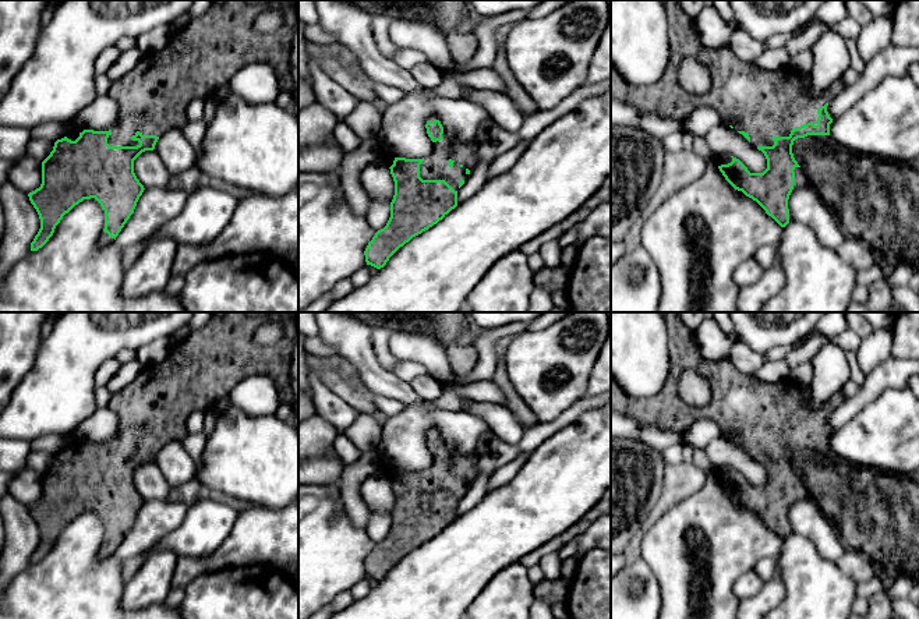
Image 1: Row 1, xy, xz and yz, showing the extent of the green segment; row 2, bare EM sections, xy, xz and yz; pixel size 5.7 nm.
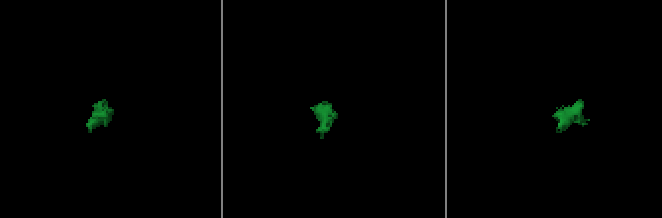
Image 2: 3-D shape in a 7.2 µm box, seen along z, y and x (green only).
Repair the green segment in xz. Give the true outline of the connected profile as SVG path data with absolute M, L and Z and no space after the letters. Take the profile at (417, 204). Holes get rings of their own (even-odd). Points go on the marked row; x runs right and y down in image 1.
M435 114L428 117L425 128L434 142L434 151L430 156L423 159L406 159L395 155L382 158L390 169L395 195L386 226L375 233L364 251L367 265L377 269L383 268L400 247L436 224L457 206L457 191L478 162L477 144L456 142L443 131Z

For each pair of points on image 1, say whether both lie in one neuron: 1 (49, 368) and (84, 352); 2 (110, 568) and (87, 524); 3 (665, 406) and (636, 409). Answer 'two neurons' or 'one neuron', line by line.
1: one neuron
2: one neuron
3: one neuron

